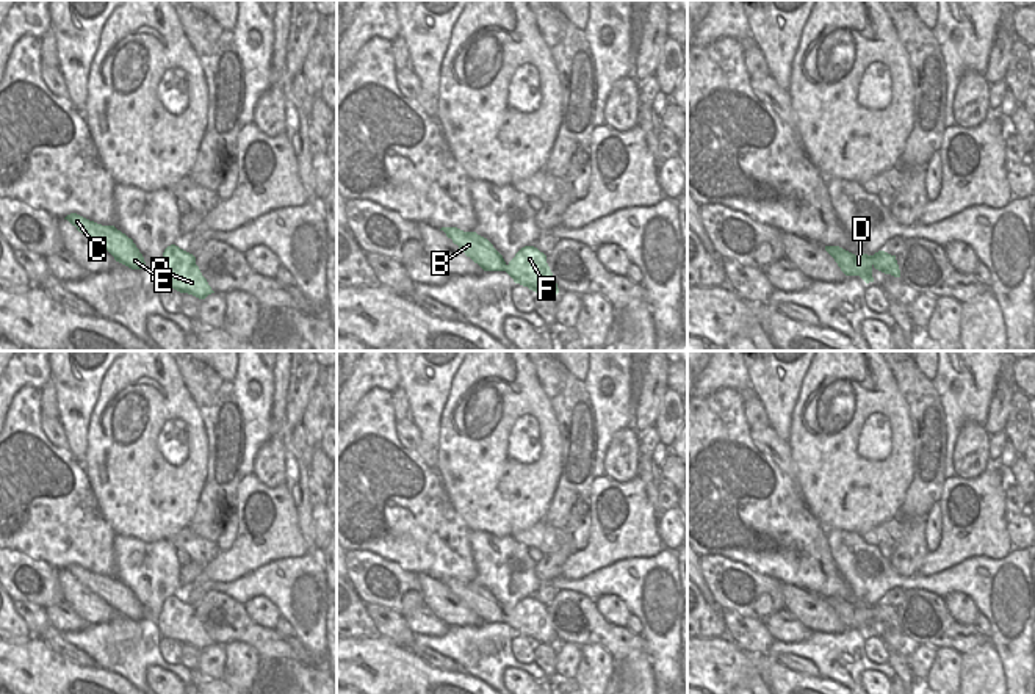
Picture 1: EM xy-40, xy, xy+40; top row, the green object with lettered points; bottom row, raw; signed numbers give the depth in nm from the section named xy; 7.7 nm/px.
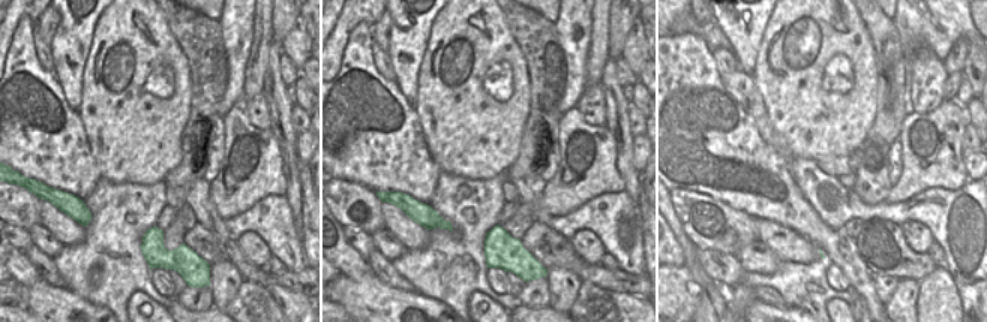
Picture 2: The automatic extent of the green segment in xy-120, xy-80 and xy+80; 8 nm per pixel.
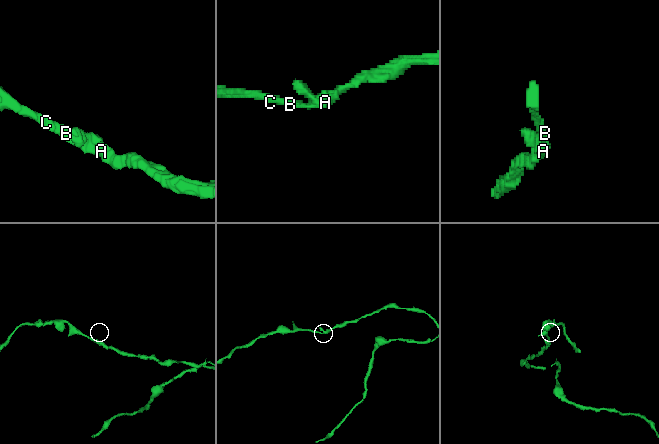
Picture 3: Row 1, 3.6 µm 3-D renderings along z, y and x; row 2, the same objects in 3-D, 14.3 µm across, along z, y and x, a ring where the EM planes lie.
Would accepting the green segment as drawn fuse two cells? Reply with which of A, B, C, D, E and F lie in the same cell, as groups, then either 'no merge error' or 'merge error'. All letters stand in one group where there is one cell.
A B C D E F; no merge error

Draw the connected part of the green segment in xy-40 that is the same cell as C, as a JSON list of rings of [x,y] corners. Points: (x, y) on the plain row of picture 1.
[[[70,564],[64,570],[75,577],[78,583],[86,586],[96,595],[108,602],[116,613],[132,620],[141,620],[146,616],[144,608],[133,591],[114,577],[102,577],[77,564]]]

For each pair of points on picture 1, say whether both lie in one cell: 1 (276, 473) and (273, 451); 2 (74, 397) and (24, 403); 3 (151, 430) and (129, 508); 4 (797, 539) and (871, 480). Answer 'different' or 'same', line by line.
1: same
2: different
3: same
4: different

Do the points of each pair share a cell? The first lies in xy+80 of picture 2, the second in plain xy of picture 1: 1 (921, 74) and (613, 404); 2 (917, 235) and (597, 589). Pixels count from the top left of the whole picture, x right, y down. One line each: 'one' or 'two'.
1: two
2: two

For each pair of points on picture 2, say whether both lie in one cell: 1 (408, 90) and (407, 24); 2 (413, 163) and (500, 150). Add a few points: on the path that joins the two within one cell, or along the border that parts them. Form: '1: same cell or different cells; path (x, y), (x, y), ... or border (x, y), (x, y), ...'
1: same cell; path (408, 74), (413, 57), (408, 53), (408, 41)
2: different cells; border (420, 128), (426, 149), (441, 169)

